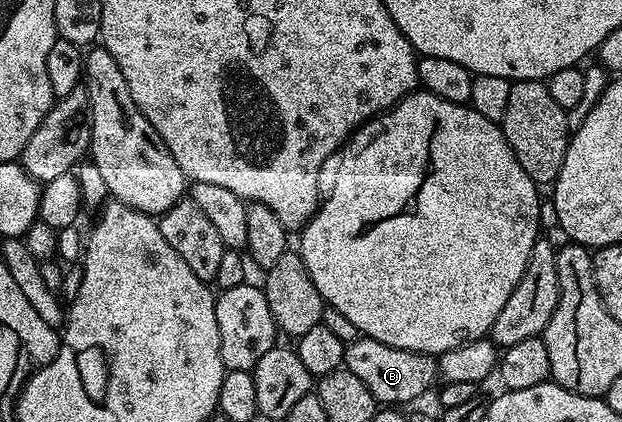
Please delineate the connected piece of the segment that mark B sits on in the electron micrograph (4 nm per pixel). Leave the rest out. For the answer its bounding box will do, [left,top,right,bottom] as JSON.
[344,335,439,406]

